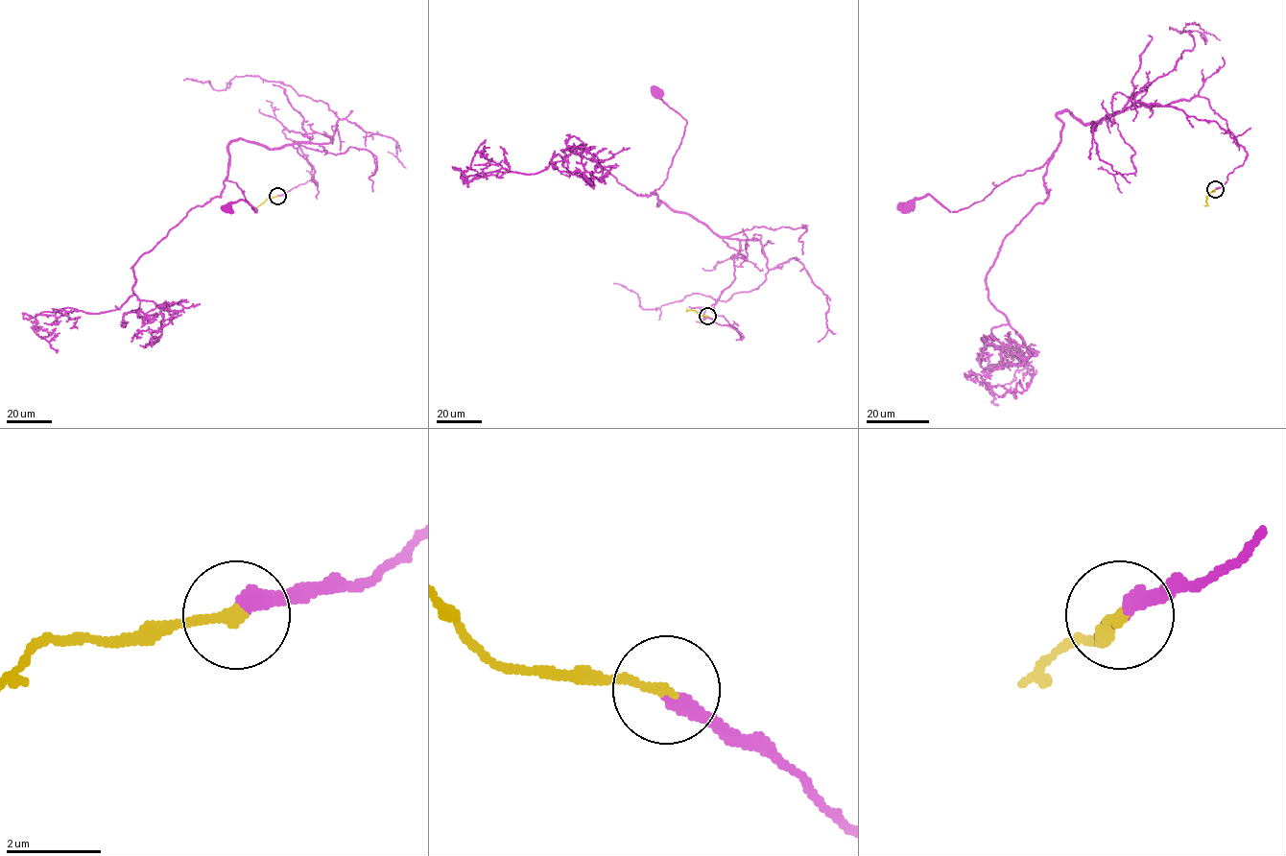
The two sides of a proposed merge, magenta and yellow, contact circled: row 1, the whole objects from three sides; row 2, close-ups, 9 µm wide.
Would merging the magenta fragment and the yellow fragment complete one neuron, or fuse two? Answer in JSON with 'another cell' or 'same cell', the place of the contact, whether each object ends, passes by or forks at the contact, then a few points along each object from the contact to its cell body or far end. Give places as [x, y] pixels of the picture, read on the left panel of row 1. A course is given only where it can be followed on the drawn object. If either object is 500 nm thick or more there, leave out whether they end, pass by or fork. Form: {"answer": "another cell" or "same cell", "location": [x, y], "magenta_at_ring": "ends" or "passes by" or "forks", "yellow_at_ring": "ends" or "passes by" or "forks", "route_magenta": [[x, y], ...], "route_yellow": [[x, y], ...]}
{"answer": "same cell", "location": [277, 196], "magenta_at_ring": "ends", "yellow_at_ring": "ends", "route_magenta": [[277, 196], [313, 177], [287, 129], [309, 141], [230, 143], [226, 179], [256, 212], [244, 200], [227, 208]], "route_yellow": [[277, 196], [269, 197], [257, 207]]}

